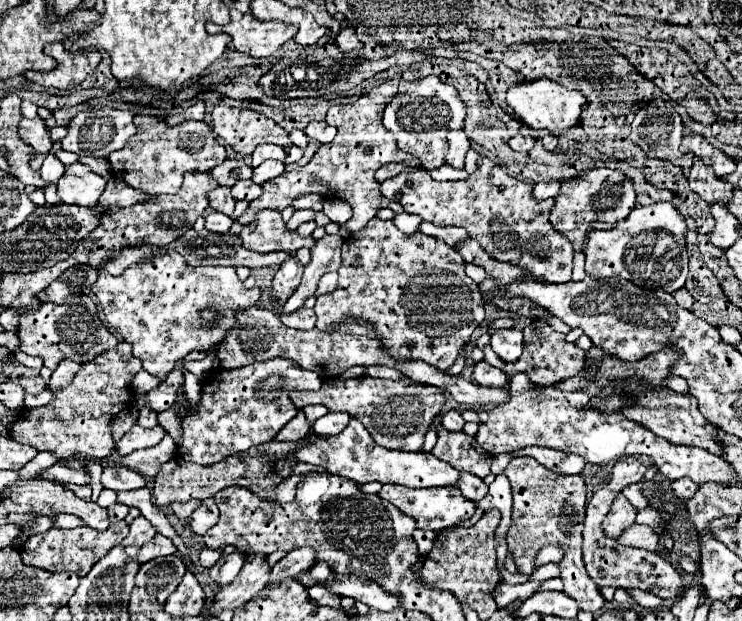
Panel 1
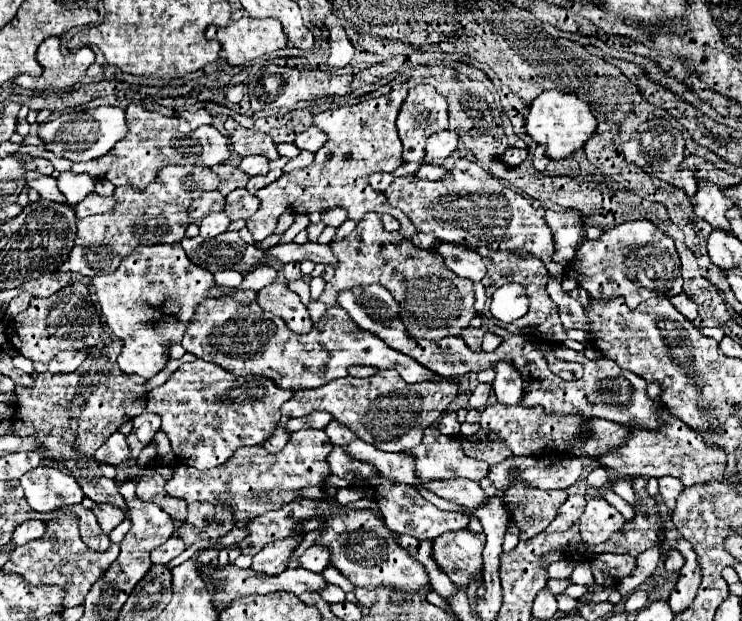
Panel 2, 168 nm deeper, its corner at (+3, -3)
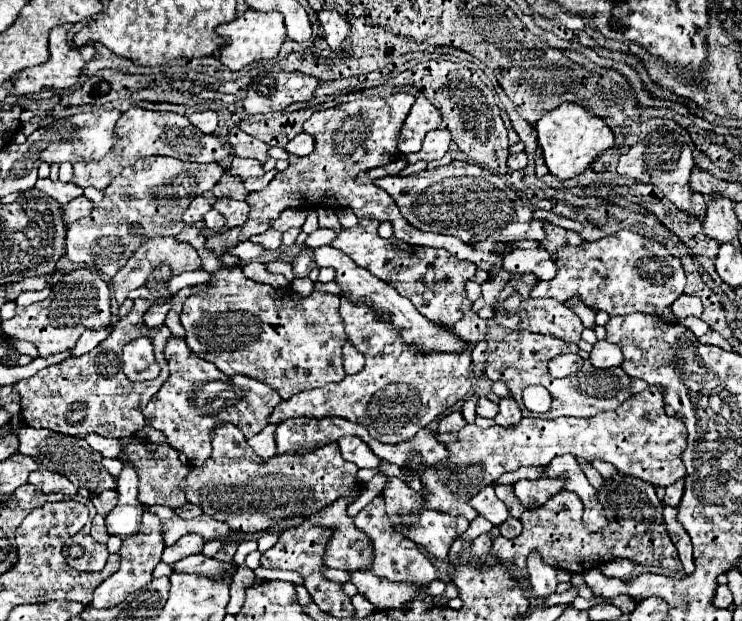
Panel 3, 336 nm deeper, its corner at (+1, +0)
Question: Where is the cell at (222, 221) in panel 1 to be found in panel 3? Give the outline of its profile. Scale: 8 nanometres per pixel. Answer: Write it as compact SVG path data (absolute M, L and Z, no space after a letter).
M211 209L211 211L207 211L207 213L205 213L205 217L203 217L203 225L205 225L205 227L209 227L209 229L219 231L219 229L223 229L223 227L225 227L225 217L223 217L219 211Z

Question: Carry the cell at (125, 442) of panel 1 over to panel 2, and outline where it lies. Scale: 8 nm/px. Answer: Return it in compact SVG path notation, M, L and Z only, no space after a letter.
M115 432L101 448L99 452L95 454L95 458L99 462L105 462L105 464L113 464L113 466L119 466L121 462L127 462L131 456L131 448L125 440L125 434L121 432Z

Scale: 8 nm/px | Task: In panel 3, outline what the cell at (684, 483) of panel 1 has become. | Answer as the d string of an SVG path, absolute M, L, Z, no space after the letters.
M681 479L681 481L673 483L671 487L667 487L667 493L665 493L663 503L671 505L671 507L679 507L681 497L683 497L683 491L685 491L685 479Z

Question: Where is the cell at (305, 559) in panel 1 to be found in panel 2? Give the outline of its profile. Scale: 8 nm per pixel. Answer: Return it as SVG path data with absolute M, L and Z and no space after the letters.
M313 544L309 550L303 552L303 556L299 558L299 564L311 572L323 572L329 566L327 548L323 548L321 544Z

